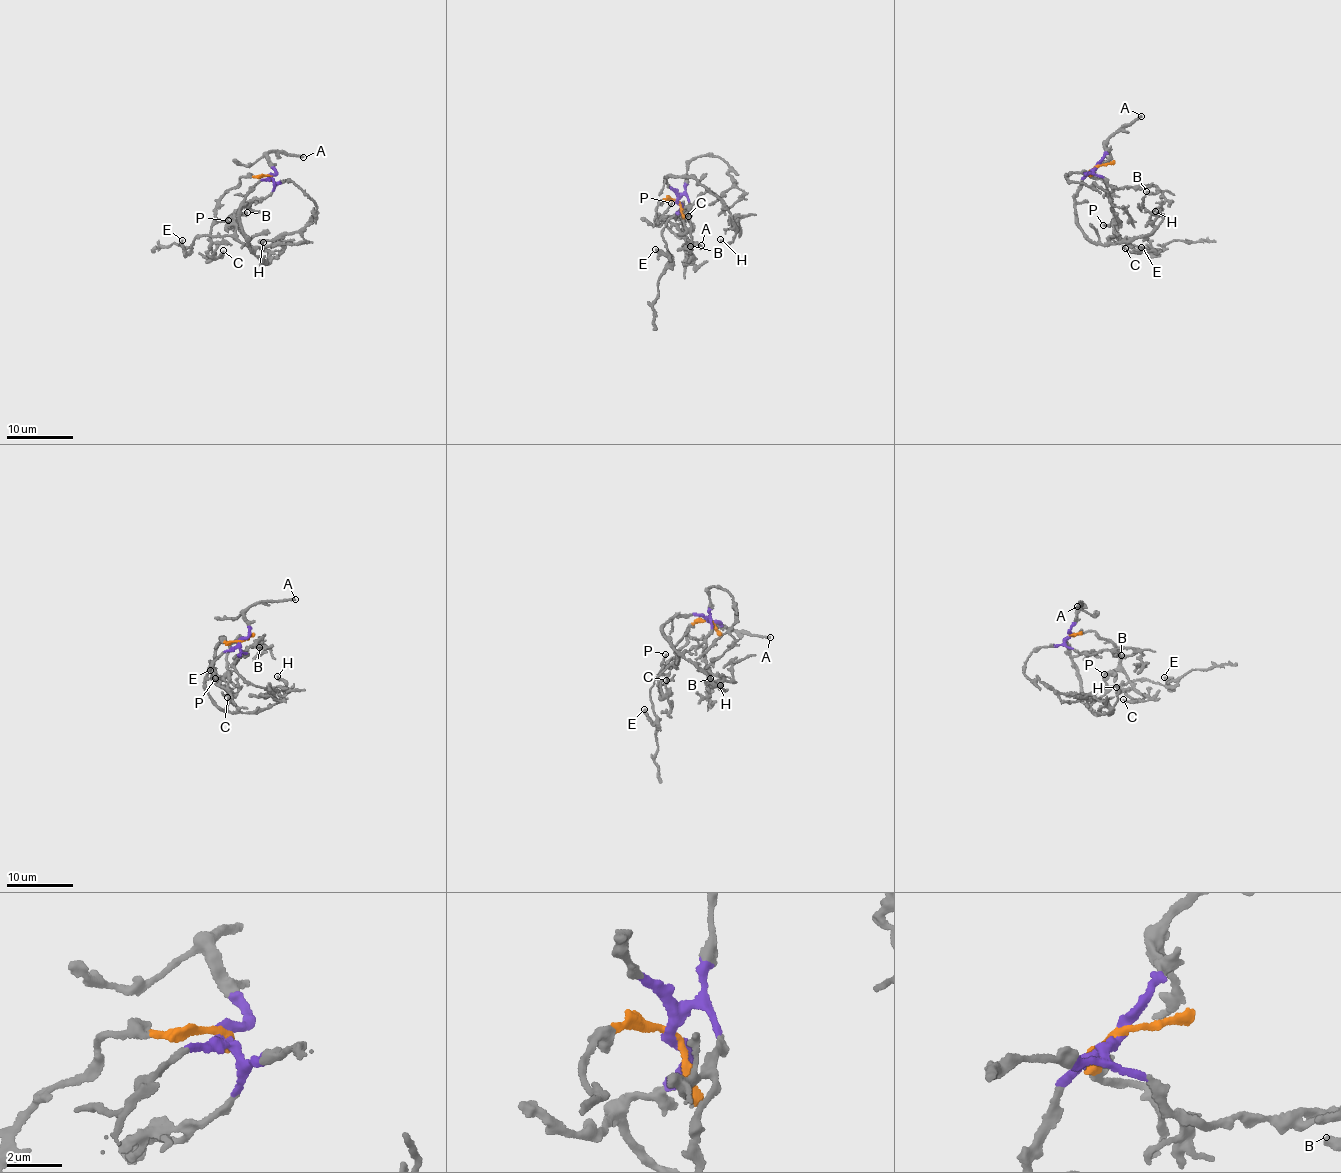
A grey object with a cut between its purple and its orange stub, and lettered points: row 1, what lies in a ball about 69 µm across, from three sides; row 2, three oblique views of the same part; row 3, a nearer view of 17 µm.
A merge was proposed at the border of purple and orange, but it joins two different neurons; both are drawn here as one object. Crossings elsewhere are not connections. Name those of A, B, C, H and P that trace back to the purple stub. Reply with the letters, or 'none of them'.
A, B, H

